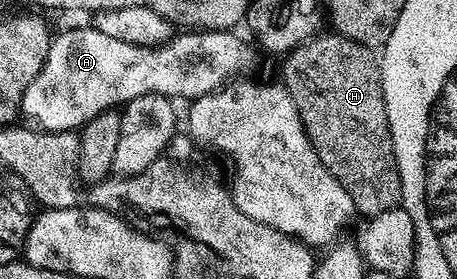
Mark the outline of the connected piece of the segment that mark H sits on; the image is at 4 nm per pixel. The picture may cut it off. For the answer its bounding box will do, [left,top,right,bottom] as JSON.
[280,32,400,218]

